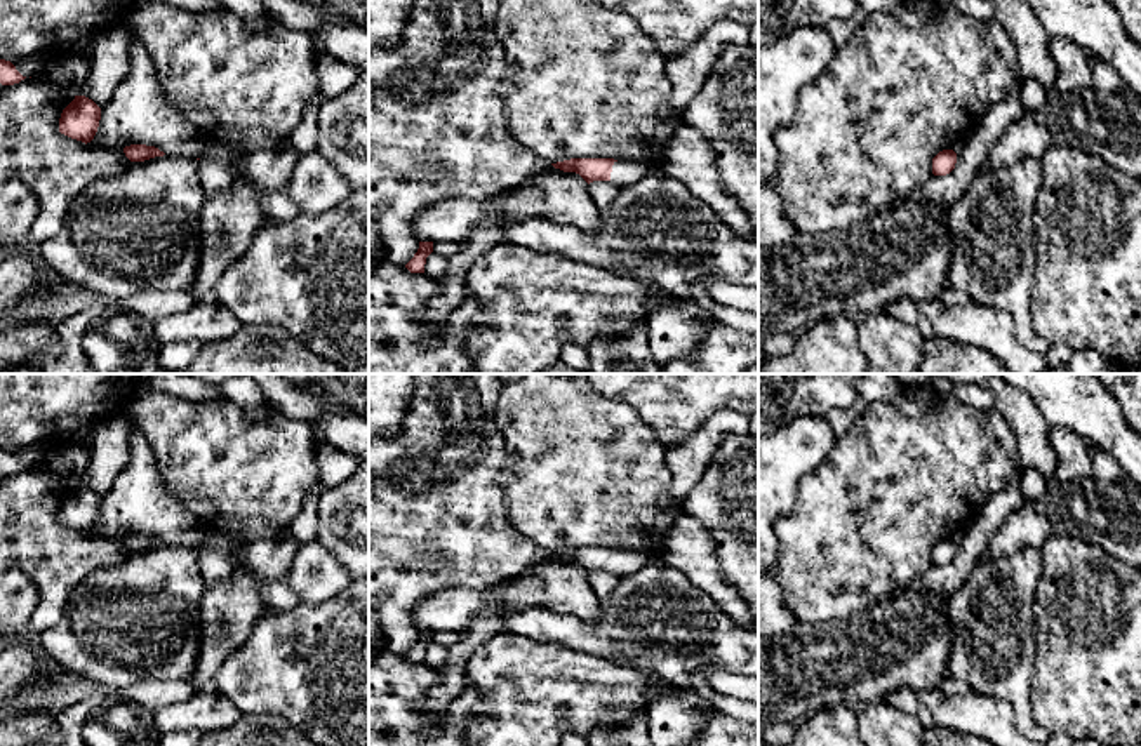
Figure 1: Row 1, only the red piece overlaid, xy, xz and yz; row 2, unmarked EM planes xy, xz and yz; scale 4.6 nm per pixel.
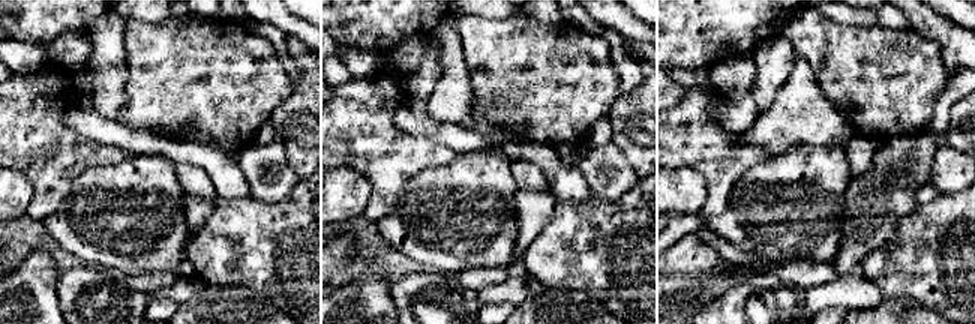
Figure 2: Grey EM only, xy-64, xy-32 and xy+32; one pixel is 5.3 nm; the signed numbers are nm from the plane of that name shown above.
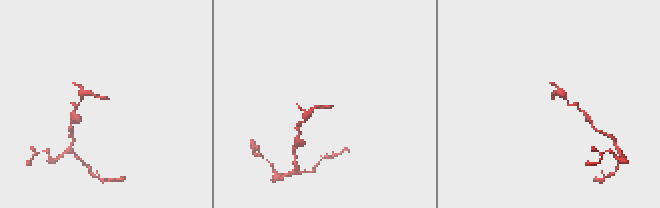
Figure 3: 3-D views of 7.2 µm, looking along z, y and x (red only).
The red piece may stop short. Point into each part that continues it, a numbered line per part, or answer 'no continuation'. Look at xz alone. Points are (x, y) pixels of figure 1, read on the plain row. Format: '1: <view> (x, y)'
1: xz (623, 564)

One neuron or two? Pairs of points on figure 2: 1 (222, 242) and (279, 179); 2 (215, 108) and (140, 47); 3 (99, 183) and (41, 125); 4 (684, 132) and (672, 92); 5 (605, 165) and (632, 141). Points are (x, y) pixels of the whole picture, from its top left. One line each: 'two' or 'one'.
1: two
2: one
3: two
4: two
5: two

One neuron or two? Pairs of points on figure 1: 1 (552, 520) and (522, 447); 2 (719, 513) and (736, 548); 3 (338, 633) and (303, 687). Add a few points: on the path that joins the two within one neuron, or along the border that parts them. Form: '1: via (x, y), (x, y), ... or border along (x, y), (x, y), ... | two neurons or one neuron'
1: via (552, 503), (552, 477), (540, 465) | one neuron
2: via (727, 522), (736, 531), (736, 539) | one neuron
3: via (338, 647), (338, 652), (317, 673) | one neuron

